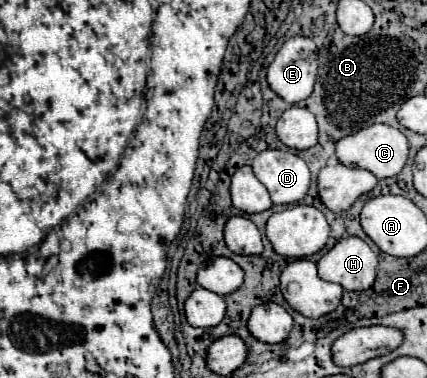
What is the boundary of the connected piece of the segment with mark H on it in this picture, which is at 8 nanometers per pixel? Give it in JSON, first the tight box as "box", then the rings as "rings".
{"box":[319,236,377,292],"rings":[[[347,236],[341,238],[319,262],[319,276],[327,282],[337,282],[341,284],[345,290],[353,292],[353,290],[367,290],[373,286],[375,282],[375,274],[377,274],[377,254],[369,248],[367,242],[363,242],[357,236]]]}

